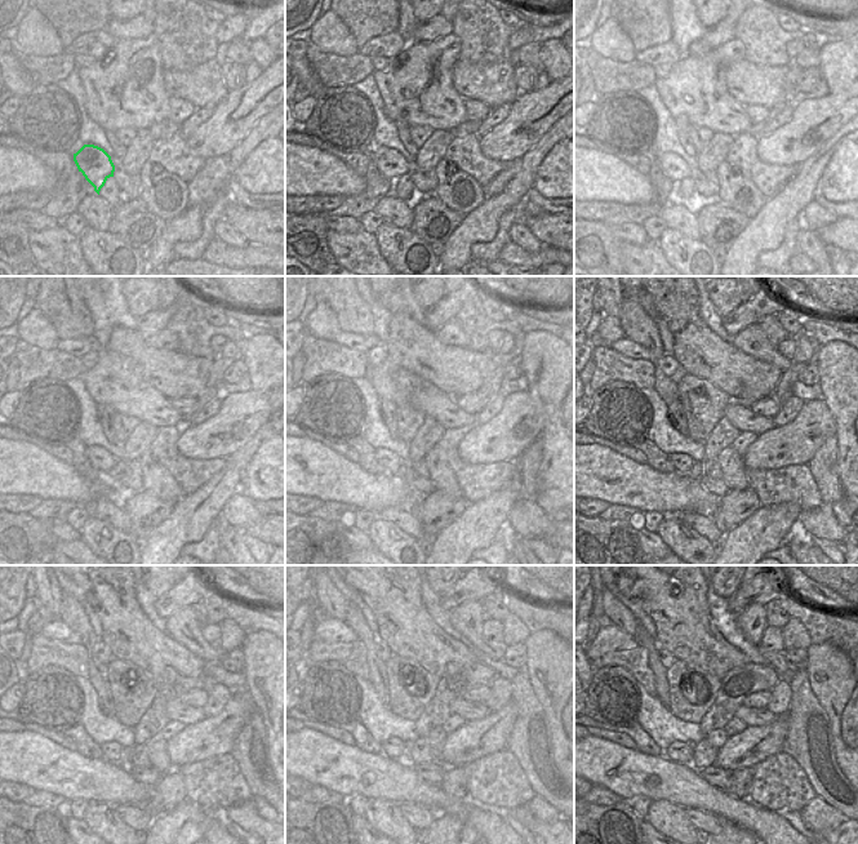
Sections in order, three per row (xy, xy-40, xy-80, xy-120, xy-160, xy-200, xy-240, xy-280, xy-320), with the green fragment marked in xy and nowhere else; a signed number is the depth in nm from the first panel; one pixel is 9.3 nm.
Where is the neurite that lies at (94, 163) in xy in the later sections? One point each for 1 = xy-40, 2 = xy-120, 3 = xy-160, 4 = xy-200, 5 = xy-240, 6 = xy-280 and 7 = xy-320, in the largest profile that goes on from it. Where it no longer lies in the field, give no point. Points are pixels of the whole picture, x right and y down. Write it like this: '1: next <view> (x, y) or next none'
1: next xy-40 (390, 163)
2: next xy-120 (99, 457)
3: next xy-160 (390, 460)
4: next xy-200 (681, 462)
5: next xy-240 (107, 750)
6: next xy-280 (394, 749)
7: next xy-320 (680, 753)

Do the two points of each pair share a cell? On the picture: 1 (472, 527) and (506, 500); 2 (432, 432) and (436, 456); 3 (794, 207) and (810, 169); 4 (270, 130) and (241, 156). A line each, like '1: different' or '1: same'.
1: same
2: different
3: same
4: same

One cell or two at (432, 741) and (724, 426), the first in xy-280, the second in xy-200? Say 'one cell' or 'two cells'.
two cells

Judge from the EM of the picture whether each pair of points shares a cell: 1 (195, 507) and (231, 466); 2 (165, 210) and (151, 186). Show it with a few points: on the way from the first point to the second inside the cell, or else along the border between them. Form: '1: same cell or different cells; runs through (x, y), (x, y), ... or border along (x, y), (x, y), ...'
1: same cell; runs through (204, 498), (226, 476)
2: same cell; runs through (165, 204), (165, 200), (158, 192)

